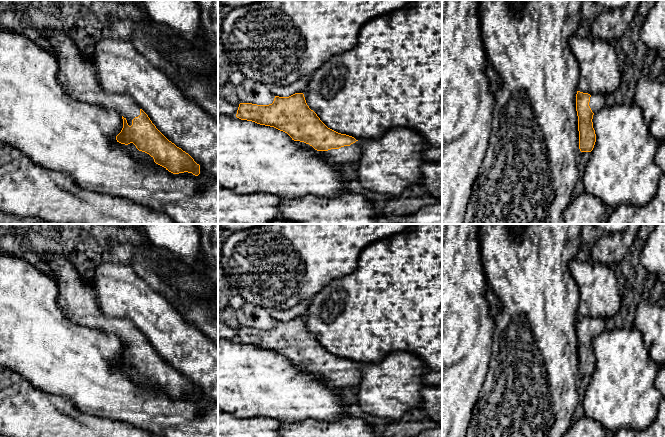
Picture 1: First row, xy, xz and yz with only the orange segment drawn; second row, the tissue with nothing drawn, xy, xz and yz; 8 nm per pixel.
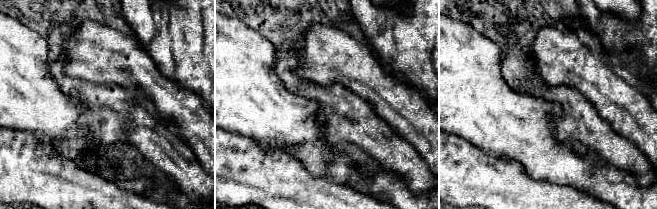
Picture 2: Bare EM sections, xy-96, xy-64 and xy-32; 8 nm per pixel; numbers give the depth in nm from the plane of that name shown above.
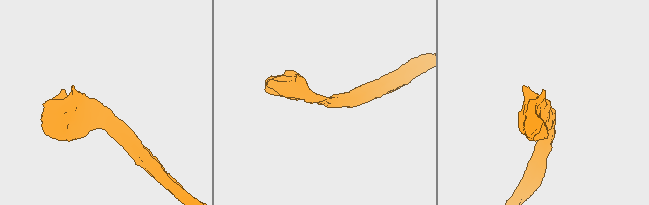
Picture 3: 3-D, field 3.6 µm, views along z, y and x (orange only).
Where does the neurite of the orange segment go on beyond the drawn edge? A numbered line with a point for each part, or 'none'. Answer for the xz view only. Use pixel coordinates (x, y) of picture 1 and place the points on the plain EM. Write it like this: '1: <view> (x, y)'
1: xz (352, 377)

